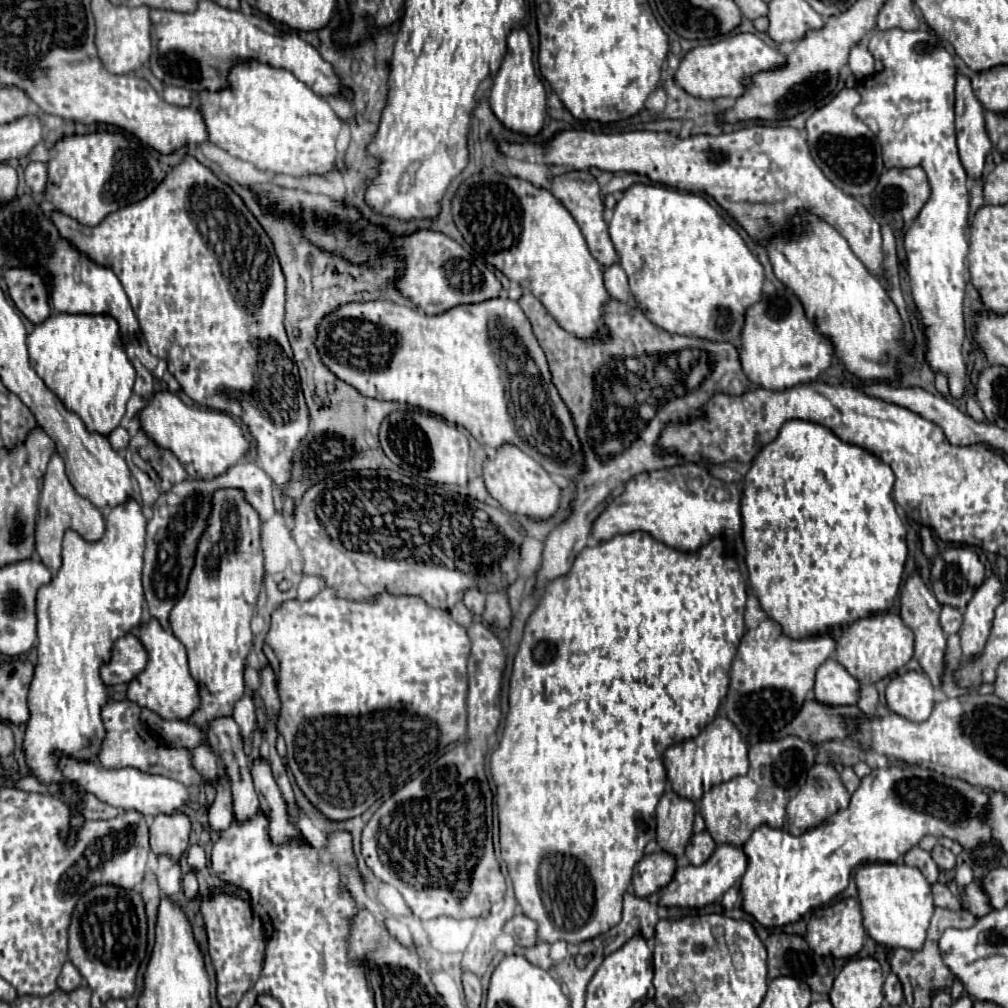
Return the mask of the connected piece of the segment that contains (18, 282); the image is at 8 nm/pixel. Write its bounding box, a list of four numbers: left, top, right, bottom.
[5,269,51,323]

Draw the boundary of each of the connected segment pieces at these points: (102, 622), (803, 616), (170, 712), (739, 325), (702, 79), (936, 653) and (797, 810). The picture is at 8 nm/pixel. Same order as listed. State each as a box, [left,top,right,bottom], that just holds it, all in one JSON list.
[[25,499,145,783],[741,419,908,637],[127,617,199,719],[609,183,763,343],[675,33,787,99],[901,569,947,687],[787,763,849,835]]

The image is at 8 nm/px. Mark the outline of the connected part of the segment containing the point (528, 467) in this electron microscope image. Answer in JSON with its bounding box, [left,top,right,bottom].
[485,445,561,521]

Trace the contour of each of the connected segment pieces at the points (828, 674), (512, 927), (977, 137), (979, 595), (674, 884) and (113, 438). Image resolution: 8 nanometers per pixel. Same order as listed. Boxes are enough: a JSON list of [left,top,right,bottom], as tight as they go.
[[815,659,859,705],[505,913,537,947],[955,75,991,179],[959,575,1003,659],[659,845,747,907],[107,427,129,451]]

